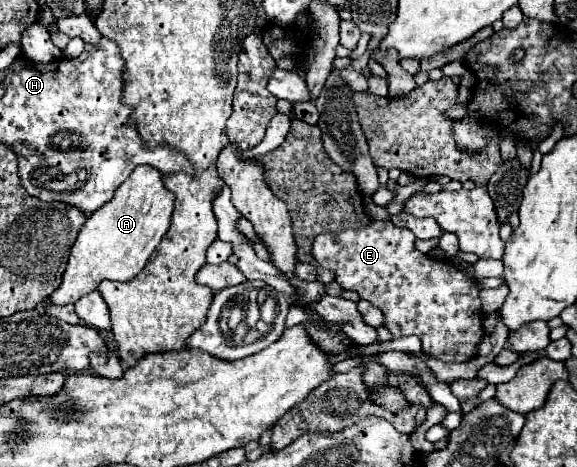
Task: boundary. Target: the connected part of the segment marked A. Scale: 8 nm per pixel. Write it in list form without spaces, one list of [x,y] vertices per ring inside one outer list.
[[[137,166],[121,188],[117,188],[113,200],[93,212],[81,226],[77,242],[71,248],[63,282],[47,298],[47,302],[63,306],[97,290],[101,280],[127,282],[135,278],[145,268],[161,238],[167,234],[173,202],[173,194],[163,186],[163,174],[151,166]]]

